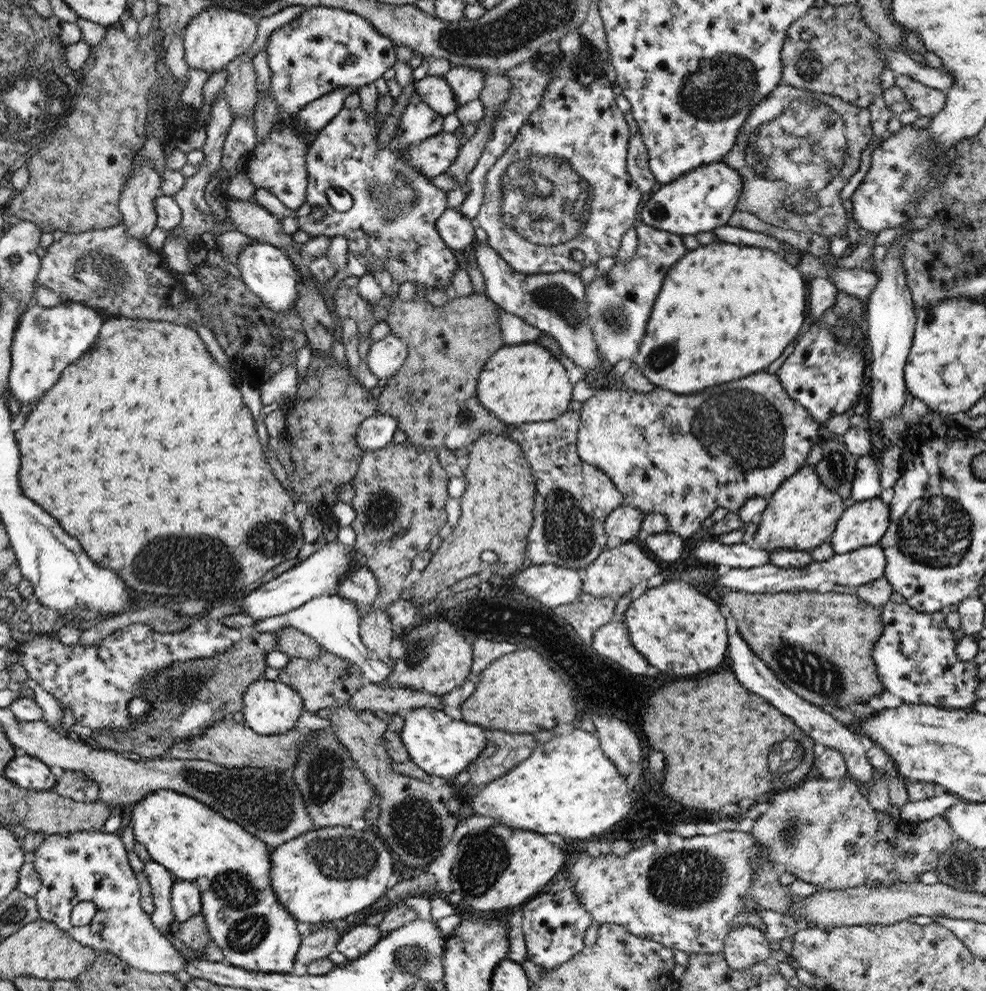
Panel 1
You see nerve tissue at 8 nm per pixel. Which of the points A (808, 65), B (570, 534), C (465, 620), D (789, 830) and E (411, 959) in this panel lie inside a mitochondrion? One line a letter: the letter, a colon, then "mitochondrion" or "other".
A: mitochondrion
B: mitochondrion
C: mitochondrion
D: mitochondrion
E: mitochondrion

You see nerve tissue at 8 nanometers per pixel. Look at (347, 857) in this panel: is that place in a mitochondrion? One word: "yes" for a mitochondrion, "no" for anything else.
yes

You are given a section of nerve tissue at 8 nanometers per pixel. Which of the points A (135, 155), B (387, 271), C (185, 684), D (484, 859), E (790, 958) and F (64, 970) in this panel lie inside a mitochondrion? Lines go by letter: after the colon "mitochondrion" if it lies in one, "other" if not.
A: other
B: other
C: mitochondrion
D: mitochondrion
E: other
F: other

